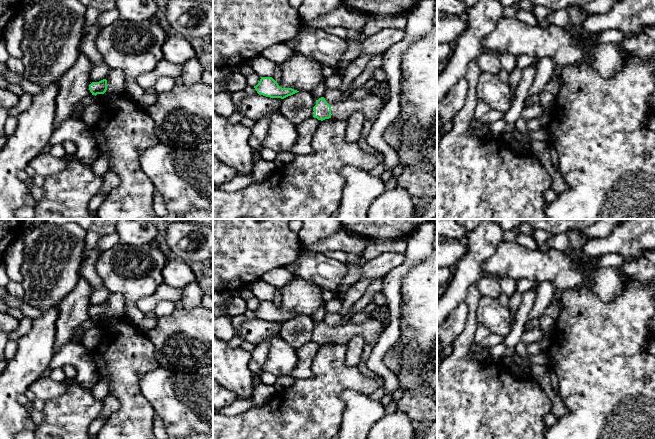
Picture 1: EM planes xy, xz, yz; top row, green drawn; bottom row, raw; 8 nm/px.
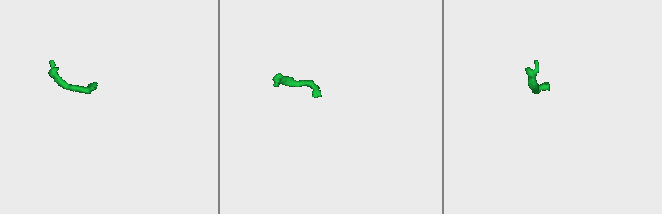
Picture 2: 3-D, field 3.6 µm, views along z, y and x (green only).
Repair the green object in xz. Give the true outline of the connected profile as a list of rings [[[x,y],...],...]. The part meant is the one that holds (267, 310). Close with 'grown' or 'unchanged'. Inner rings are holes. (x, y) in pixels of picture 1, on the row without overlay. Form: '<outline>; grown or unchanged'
[[[261,301],[259,307],[254,310],[259,319],[263,319],[270,322],[284,323],[299,315],[292,312],[282,312],[278,309],[272,301]]]; unchanged

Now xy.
[[[110,293],[106,302],[99,306],[92,306],[89,309],[89,314],[97,322],[107,318],[125,318],[125,297],[119,293]]]; grown

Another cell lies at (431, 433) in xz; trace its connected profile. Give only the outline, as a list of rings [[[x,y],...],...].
[[[437,421],[432,422],[422,439],[437,439]]]

